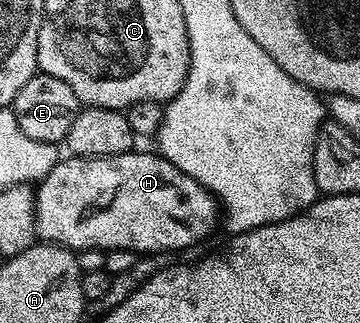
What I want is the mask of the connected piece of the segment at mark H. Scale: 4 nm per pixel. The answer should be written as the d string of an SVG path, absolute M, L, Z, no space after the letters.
M131 151L115 157L76 157L59 160L52 171L37 186L36 223L38 236L43 242L65 245L71 251L80 249L131 249L139 255L174 253L177 249L190 249L202 241L220 221L218 198L209 193L196 179L184 175L157 152Z

